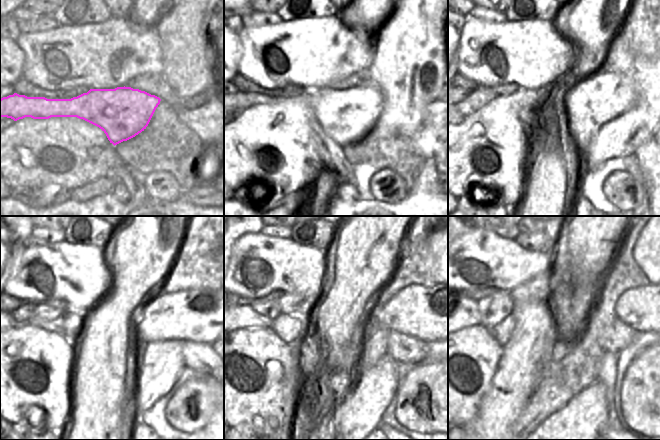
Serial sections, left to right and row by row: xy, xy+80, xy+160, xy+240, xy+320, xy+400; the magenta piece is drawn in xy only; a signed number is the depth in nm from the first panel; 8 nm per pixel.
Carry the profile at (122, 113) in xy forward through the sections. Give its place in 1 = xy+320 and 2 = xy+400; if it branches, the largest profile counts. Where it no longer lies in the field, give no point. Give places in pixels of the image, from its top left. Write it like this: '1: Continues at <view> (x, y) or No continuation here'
1: Continues at xy+320 (427, 313)
2: Continues at xy+400 (649, 309).

